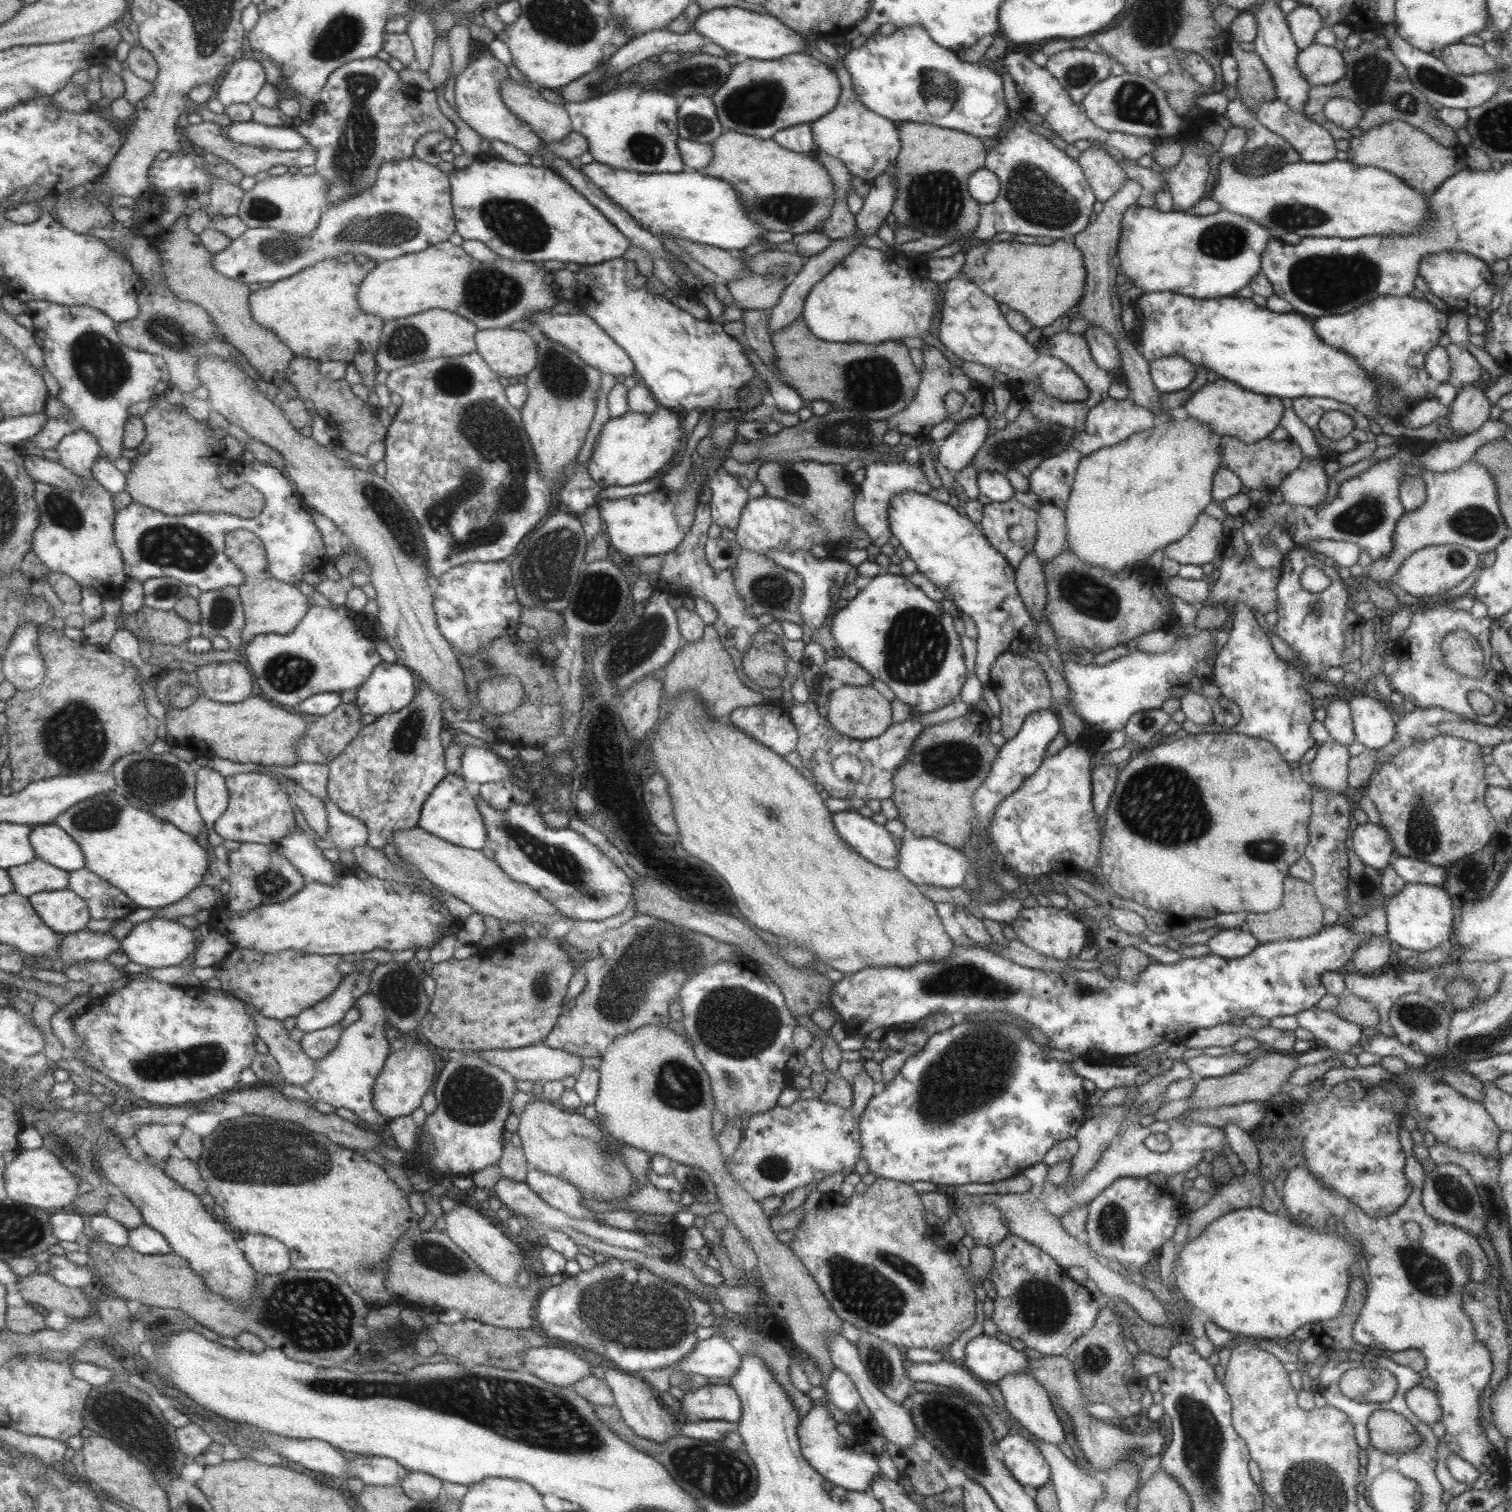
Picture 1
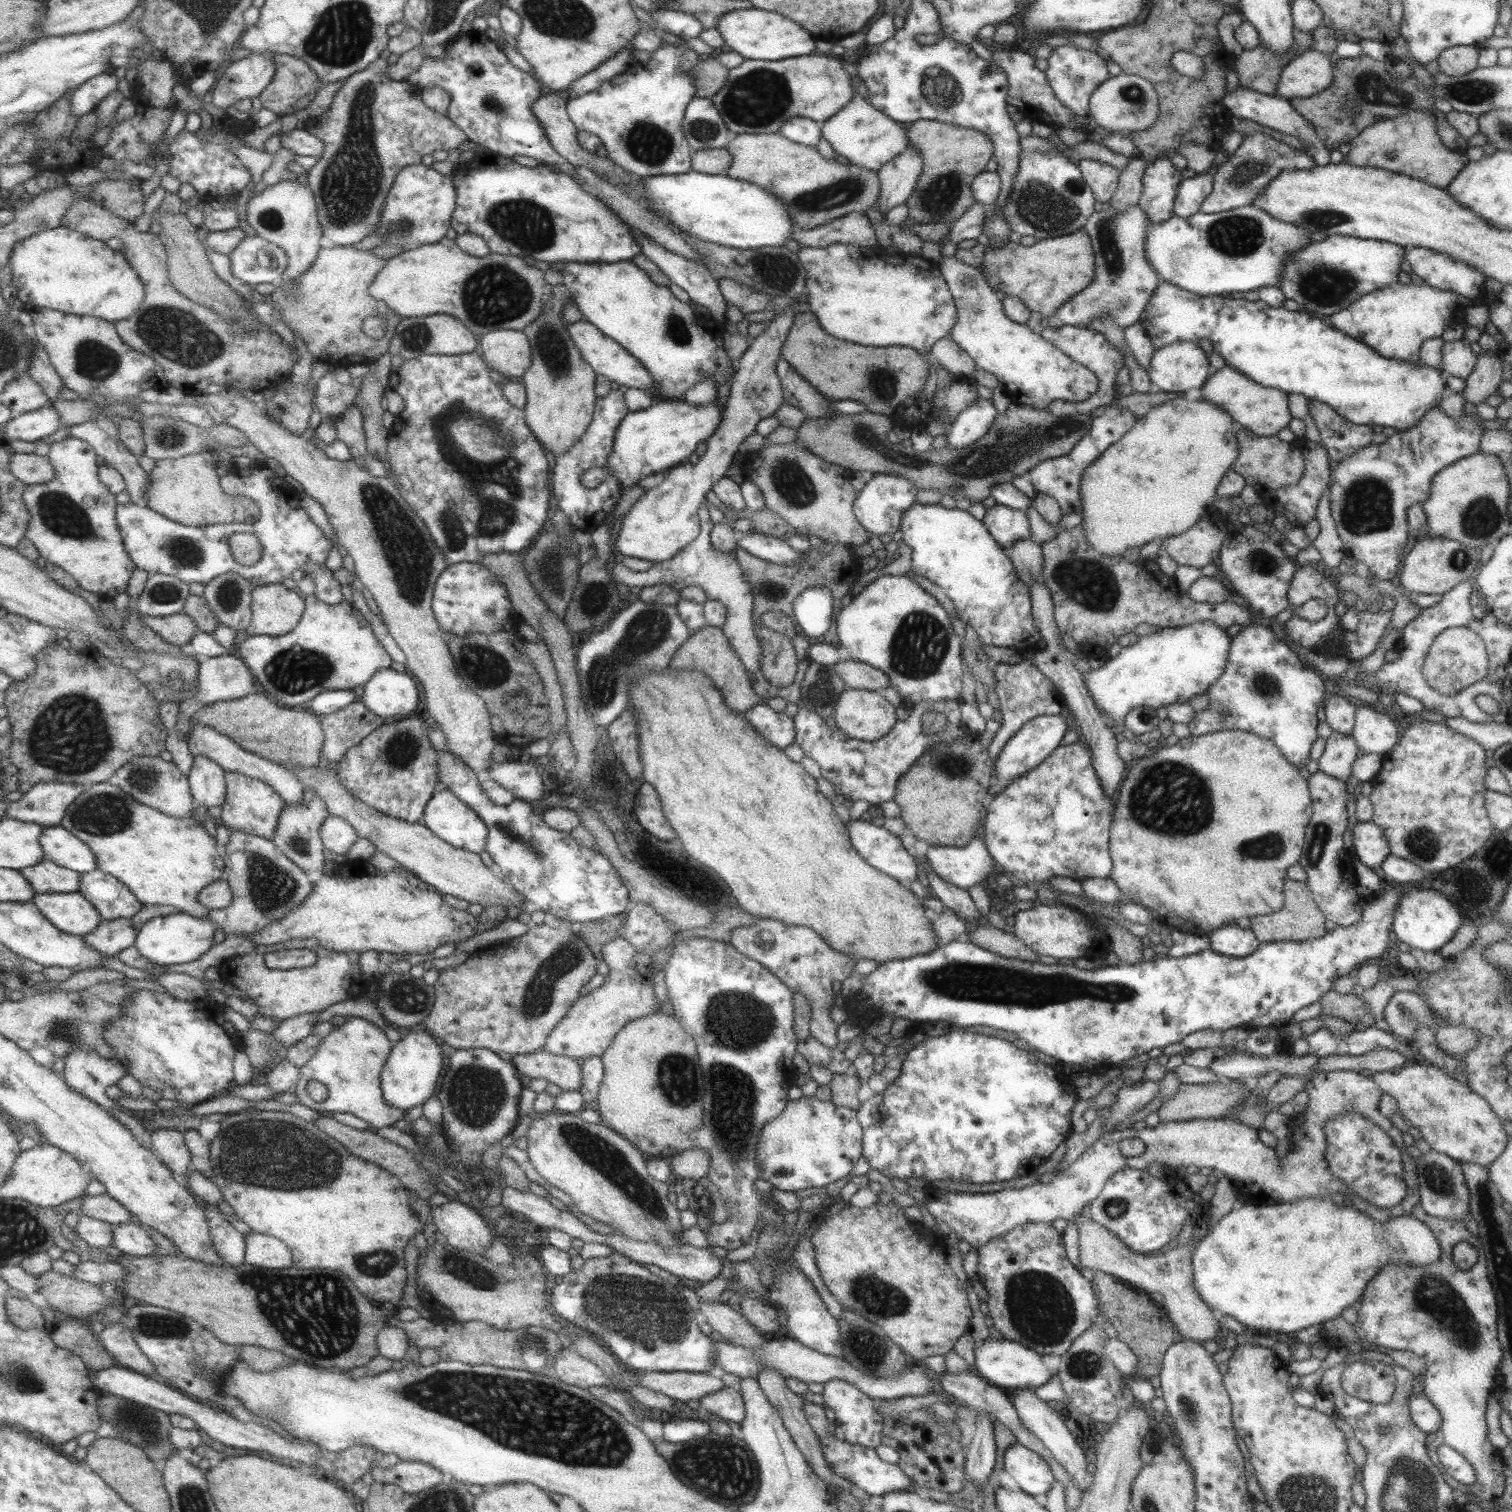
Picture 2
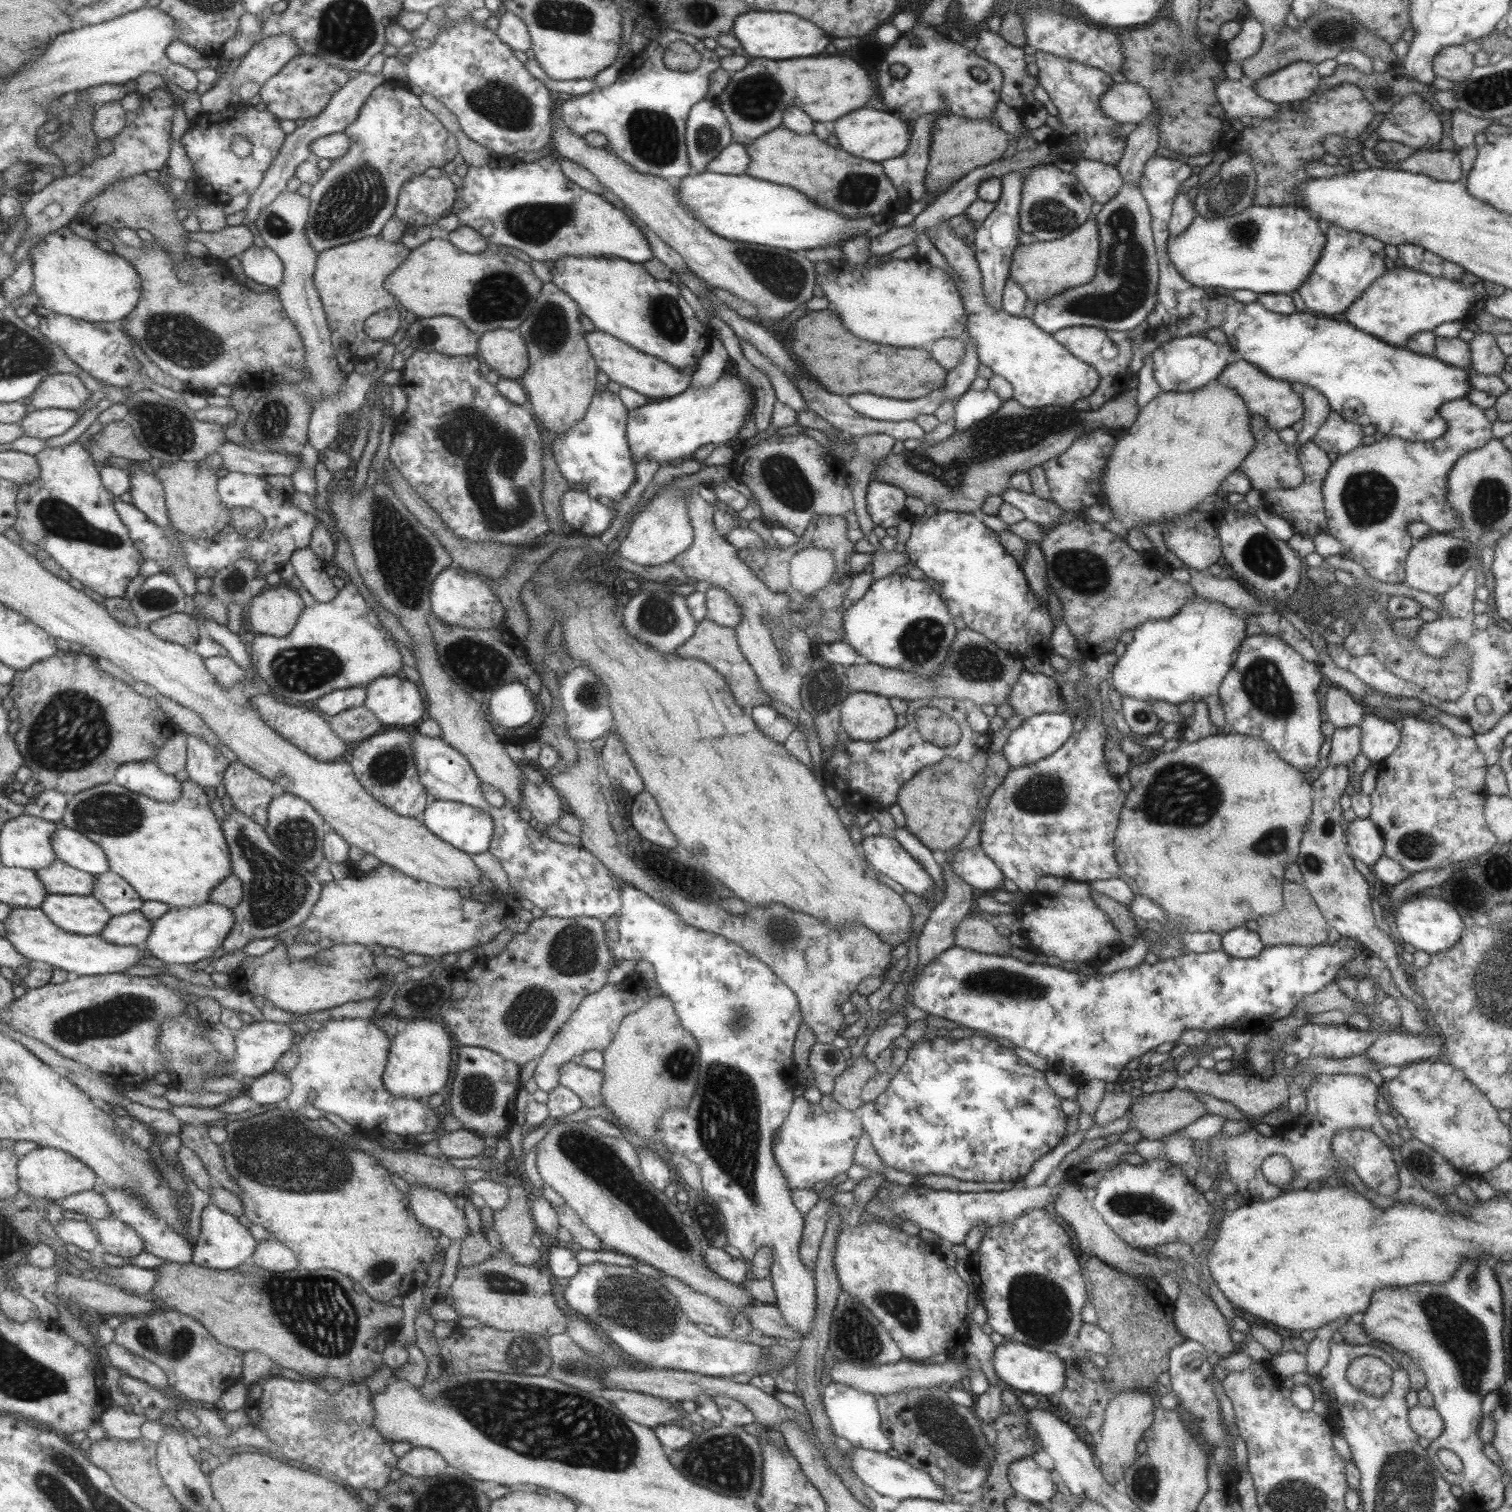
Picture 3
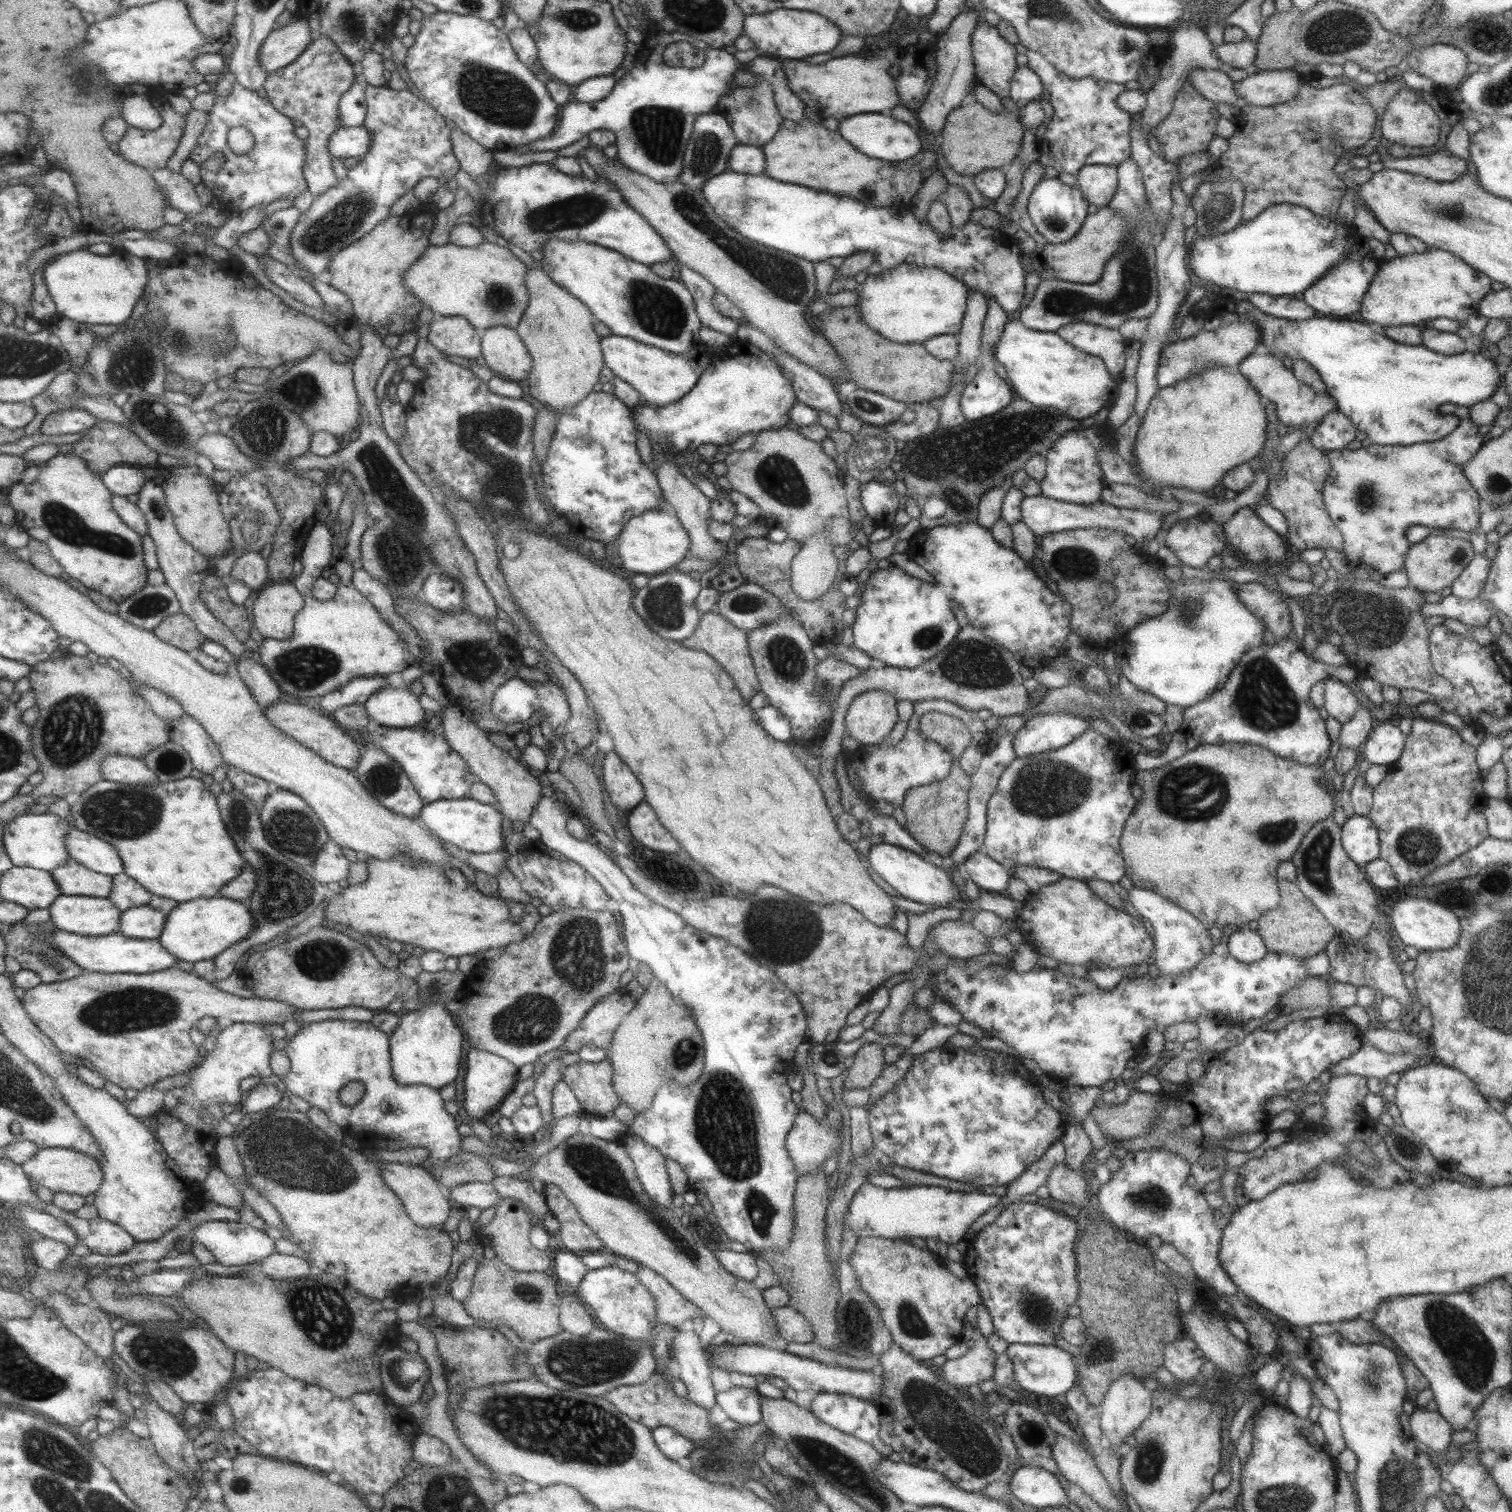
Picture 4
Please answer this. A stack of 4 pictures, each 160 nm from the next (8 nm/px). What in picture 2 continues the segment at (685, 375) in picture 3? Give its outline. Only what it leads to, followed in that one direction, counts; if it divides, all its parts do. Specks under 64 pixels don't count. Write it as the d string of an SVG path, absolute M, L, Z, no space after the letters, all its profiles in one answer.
M582 319L569 323L566 329L573 344L577 347L577 351L581 354L581 359L589 365L593 372L601 374L601 376L608 378L609 381L616 382L619 385L652 392L651 377L645 371L645 368L639 364L639 361L629 355L620 344L599 332L599 329L595 328L590 322Z

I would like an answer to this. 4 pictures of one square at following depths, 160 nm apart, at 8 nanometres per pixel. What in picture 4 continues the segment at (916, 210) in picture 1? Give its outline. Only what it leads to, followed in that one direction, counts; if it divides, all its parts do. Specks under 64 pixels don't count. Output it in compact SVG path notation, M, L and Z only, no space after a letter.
M967 100L957 108L954 108L946 116L945 124L941 131L941 143L939 148L945 158L949 168L957 174L963 176L973 176L987 168L1004 169L1020 152L1021 137L1023 136L1023 127L1019 122L1021 112L1017 115L1007 111L1005 108L1002 112L989 112L977 101Z

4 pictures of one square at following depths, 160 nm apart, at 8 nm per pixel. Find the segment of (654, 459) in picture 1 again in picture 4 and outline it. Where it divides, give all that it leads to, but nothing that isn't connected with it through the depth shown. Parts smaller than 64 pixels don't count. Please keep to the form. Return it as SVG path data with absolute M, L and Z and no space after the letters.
M735 338L721 352L717 362L709 364L704 372L701 372L694 387L681 396L676 403L665 406L640 406L632 407L632 419L636 430L644 432L648 440L663 438L671 442L677 450L695 452L699 444L731 444L737 440L738 435L748 432L757 434L762 430L773 430L782 427L788 421L788 410L795 403L795 396L789 381L781 374L777 367L777 361L773 357L765 355L759 348L749 344L745 340Z

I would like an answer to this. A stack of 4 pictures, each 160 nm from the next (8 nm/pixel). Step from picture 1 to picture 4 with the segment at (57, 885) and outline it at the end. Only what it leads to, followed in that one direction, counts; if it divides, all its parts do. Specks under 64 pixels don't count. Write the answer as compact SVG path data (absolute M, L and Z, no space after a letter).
M75 859L52 870L62 894L69 896L96 896L107 898L112 894L114 876L95 872Z

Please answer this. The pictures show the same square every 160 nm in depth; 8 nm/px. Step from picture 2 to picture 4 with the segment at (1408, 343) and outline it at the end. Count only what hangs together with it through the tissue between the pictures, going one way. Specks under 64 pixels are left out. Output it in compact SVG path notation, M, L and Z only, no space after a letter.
M1427 248L1427 251L1415 255L1403 255L1393 260L1380 263L1378 272L1375 273L1361 306L1356 310L1365 323L1375 322L1381 327L1401 326L1415 324L1430 324L1435 318L1449 318L1449 320L1463 321L1478 312L1481 298L1492 292L1491 280L1485 274L1463 263L1461 259L1449 255L1449 252L1441 249Z

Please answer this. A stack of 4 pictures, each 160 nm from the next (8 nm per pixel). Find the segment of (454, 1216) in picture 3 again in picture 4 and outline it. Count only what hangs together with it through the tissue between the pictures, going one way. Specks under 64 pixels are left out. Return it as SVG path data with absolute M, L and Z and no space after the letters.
M383 1163L381 1177L385 1185L403 1201L404 1209L411 1222L417 1227L429 1228L443 1226L449 1216L449 1209L452 1207L447 1195L439 1187L438 1183L429 1175L423 1166L401 1163Z

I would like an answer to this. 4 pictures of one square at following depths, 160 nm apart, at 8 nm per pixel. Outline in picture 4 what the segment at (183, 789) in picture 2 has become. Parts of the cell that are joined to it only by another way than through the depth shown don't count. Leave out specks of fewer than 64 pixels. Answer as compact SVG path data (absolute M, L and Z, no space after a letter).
M114 754L105 758L101 767L101 777L120 784L161 785L157 774L144 759Z

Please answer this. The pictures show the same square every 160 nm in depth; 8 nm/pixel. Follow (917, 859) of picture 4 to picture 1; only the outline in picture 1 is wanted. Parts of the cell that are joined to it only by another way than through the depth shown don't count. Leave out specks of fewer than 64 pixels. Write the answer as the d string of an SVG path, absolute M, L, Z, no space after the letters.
M852 809L833 813L831 822L837 835L859 856L881 868L896 868L898 842L883 825Z

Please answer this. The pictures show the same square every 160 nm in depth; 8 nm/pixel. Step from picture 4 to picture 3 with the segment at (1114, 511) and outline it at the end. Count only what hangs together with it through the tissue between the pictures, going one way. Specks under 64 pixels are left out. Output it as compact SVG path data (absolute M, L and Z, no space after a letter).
M1009 486L1000 495L1003 503L1018 508L1024 514L1024 518L1046 527L1059 523L1059 518L1065 510L1057 507L1051 500L1045 501L1032 492L1026 494Z

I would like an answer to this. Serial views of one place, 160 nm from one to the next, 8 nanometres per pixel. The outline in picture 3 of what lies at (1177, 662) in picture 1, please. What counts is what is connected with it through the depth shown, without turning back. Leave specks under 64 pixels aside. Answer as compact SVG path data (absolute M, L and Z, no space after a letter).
M1196 596L1195 600L1181 605L1173 616L1136 626L1132 641L1116 659L1109 678L1119 697L1148 703L1161 700L1177 706L1183 702L1203 701L1208 706L1211 723L1217 727L1225 725L1218 688L1233 666L1240 642L1247 636L1247 622L1243 614L1217 609L1215 604L1214 600Z

